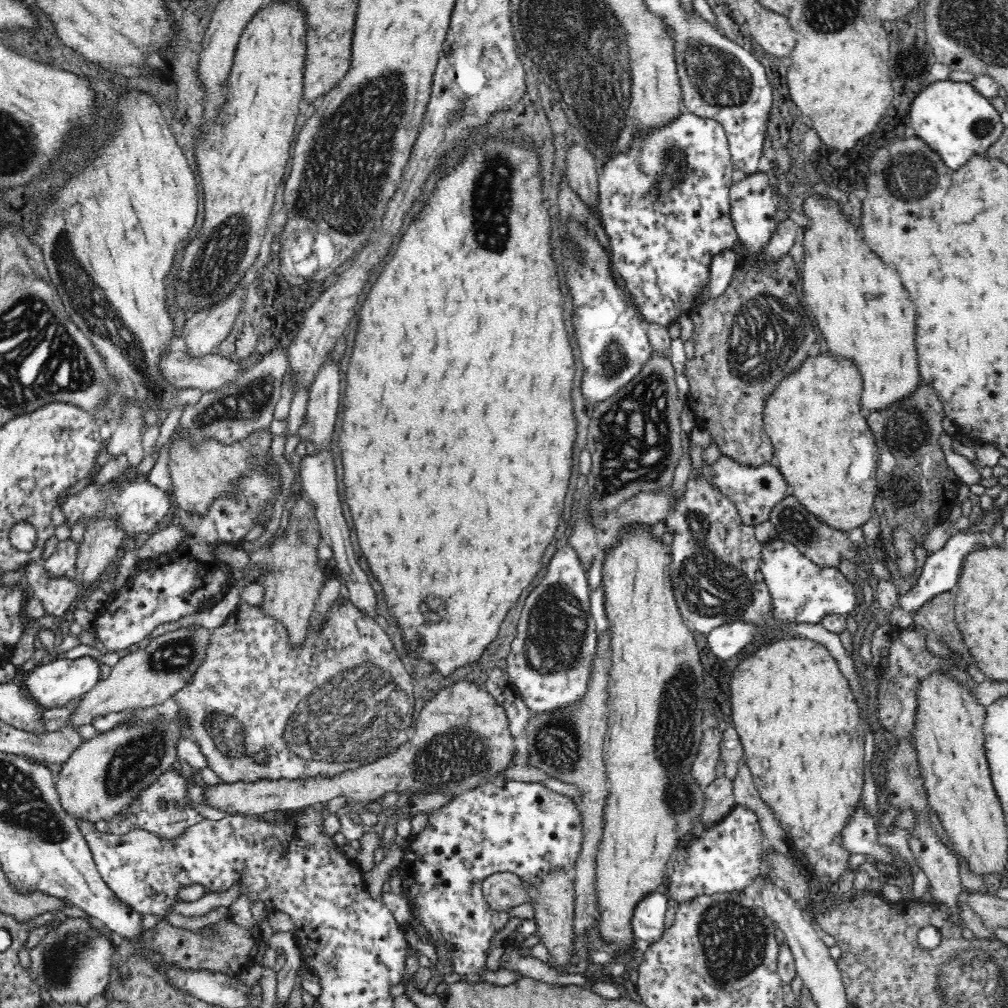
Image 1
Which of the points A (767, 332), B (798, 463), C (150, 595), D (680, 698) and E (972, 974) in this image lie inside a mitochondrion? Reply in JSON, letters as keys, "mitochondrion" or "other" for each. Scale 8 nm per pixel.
{"A":"mitochondrion","B":"other","C":"other","D":"mitochondrion","E":"mitochondrion"}

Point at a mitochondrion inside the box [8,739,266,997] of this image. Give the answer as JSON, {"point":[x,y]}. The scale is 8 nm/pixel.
{"point":[62,959]}

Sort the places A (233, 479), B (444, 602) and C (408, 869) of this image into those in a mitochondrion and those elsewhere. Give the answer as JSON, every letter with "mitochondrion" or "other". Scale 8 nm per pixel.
{"A":"other","B":"mitochondrion","C":"other"}

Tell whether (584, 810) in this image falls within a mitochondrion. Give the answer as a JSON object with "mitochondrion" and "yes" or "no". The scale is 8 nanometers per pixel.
{"mitochondrion":"no"}

